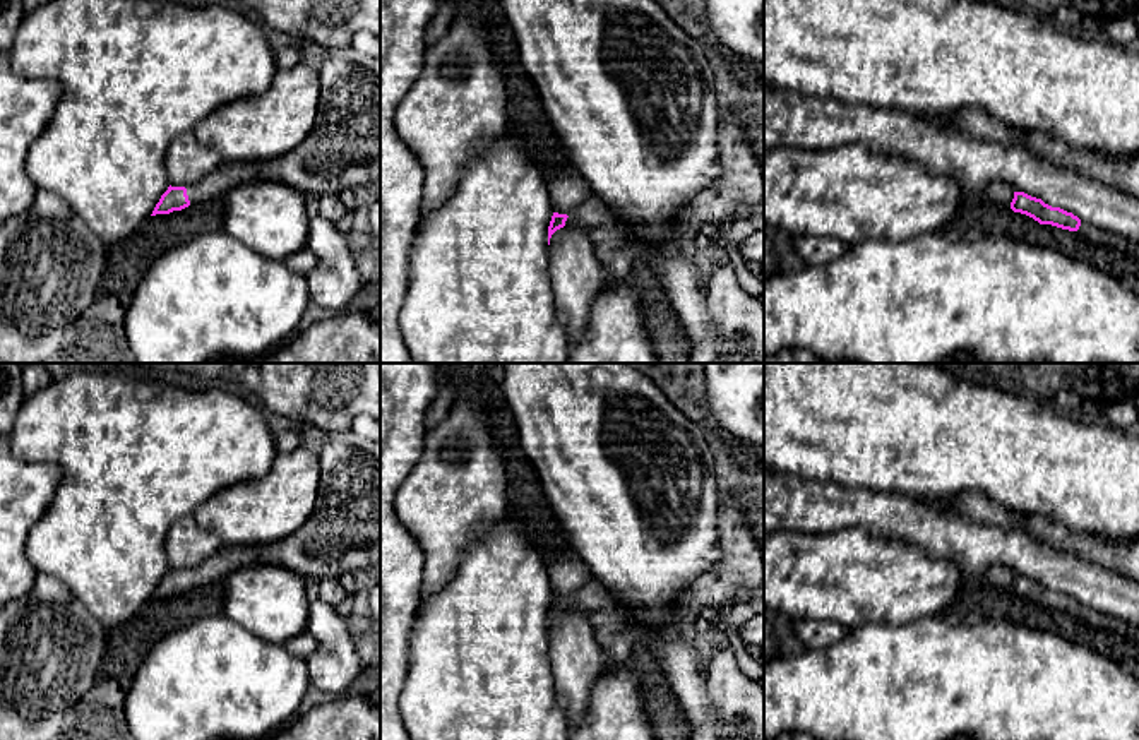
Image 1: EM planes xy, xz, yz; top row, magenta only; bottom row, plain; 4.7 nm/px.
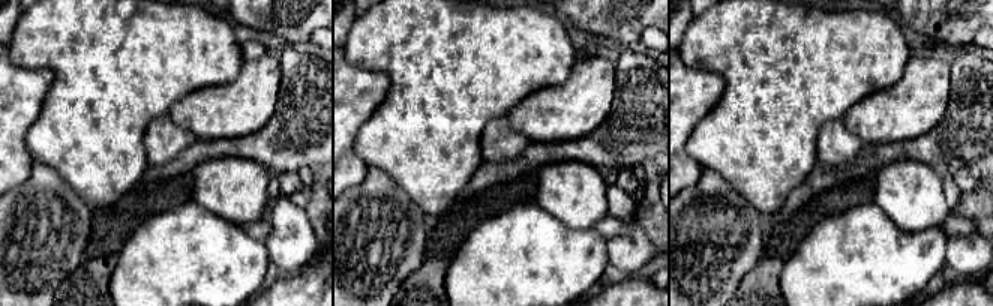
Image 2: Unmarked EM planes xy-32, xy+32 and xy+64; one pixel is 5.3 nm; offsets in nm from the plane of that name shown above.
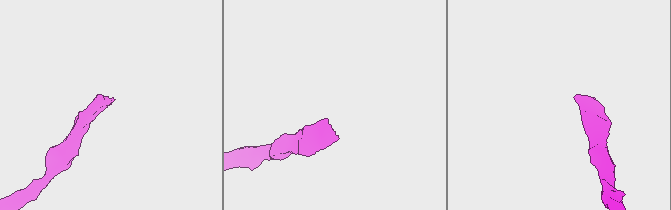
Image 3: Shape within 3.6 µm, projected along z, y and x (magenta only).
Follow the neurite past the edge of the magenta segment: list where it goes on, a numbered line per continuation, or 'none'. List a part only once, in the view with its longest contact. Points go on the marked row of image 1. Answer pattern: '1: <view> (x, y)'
1: xy (341, 153)

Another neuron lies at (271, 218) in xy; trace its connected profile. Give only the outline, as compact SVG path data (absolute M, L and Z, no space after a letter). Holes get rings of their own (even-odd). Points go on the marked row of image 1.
M247 182L224 194L221 228L259 255L284 262L307 248L310 219L303 192L277 182Z

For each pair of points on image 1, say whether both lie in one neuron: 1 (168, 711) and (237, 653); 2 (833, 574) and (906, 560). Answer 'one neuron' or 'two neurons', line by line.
1: one neuron
2: one neuron

